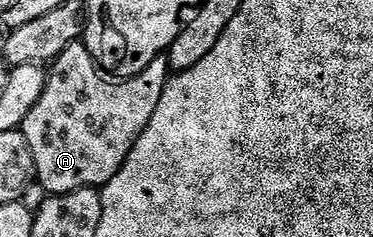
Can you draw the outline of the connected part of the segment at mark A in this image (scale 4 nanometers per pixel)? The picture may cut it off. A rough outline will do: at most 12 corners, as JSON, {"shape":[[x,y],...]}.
{"shape":[[82,41],[22,128],[47,194],[103,189],[142,137],[167,54],[109,77]]}

